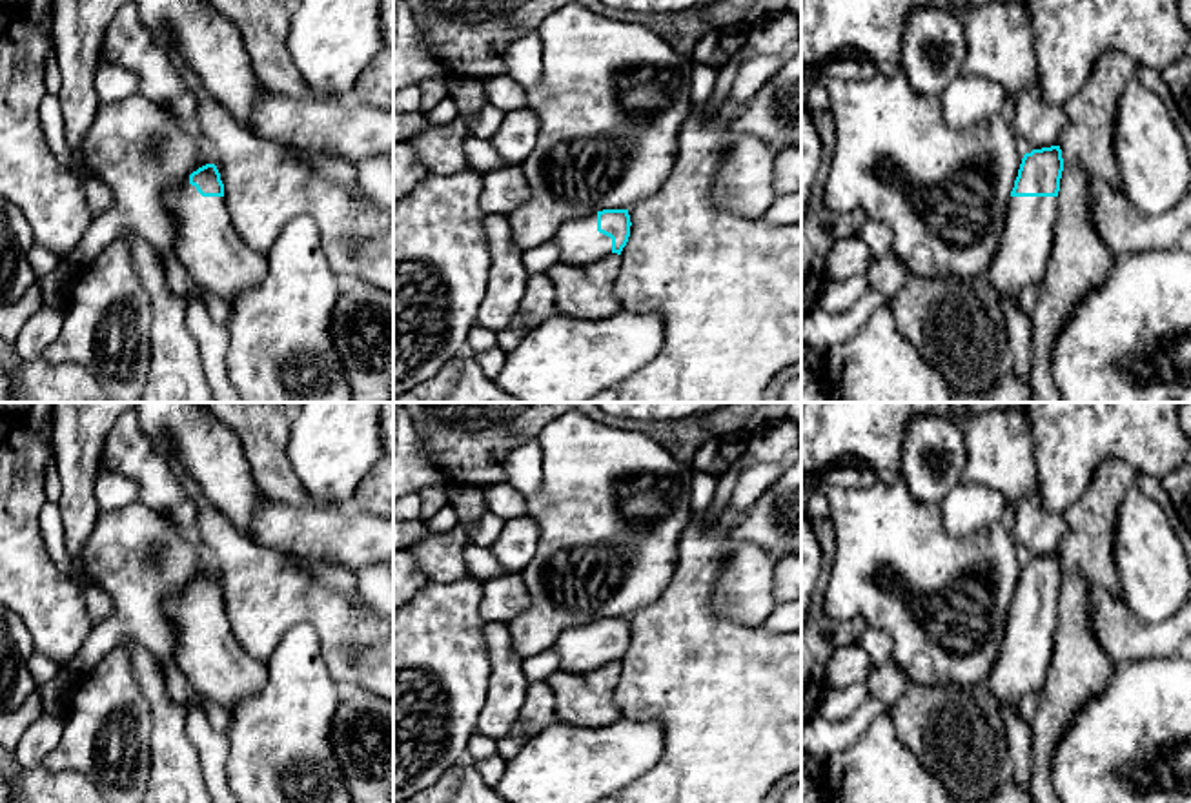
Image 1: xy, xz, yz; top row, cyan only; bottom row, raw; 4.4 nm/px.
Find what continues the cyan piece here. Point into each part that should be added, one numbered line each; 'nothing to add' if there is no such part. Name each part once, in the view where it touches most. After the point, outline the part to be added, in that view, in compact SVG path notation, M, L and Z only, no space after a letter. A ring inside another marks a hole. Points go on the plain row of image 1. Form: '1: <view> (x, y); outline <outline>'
1: yz (1028, 647); outline M1011 605L996 661L985 679L1002 708L1042 690L1054 654L1058 605Z

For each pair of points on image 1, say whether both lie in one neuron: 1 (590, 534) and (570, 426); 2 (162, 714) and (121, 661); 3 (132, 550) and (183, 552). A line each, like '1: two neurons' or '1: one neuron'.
1: one neuron
2: two neurons
3: one neuron

